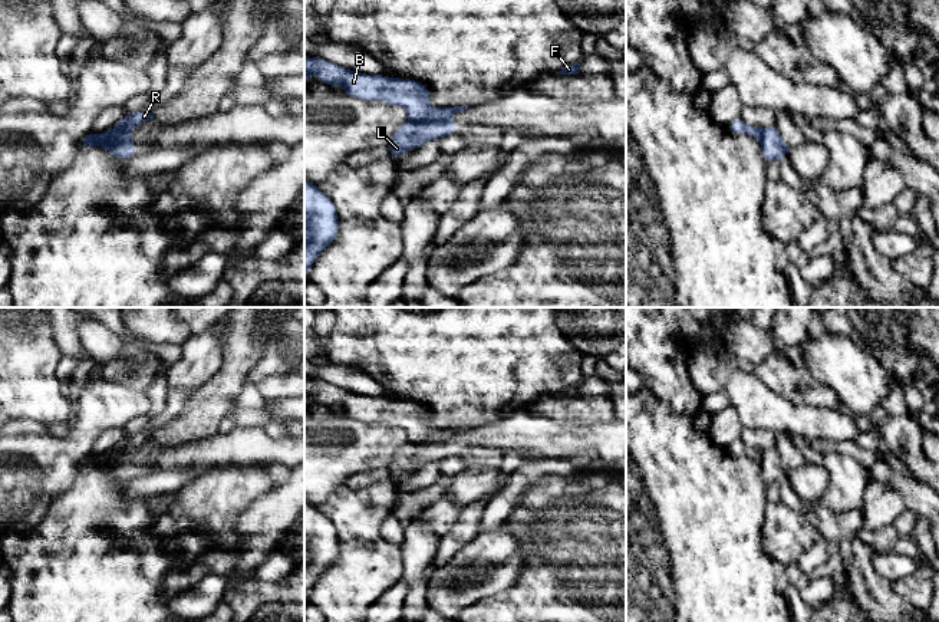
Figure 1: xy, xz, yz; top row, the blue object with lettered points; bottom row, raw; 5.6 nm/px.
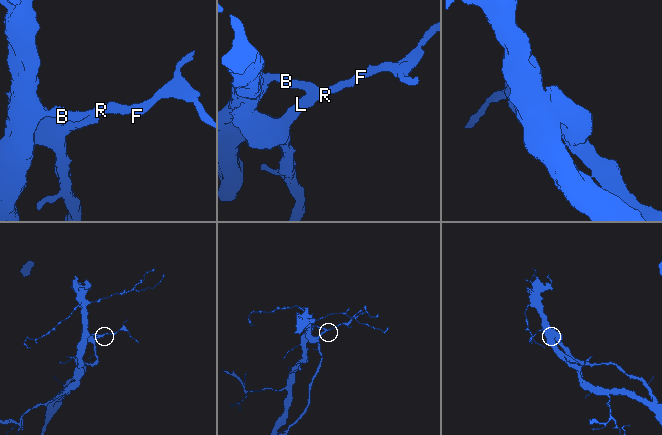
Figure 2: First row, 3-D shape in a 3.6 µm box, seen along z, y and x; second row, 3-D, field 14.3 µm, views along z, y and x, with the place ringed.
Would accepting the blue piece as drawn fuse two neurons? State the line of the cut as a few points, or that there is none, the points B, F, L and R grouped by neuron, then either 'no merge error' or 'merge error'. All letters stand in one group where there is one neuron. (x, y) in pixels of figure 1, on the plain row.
cut in xz along (409, 440), (415, 443), (448, 443); B F R / L; merge error

